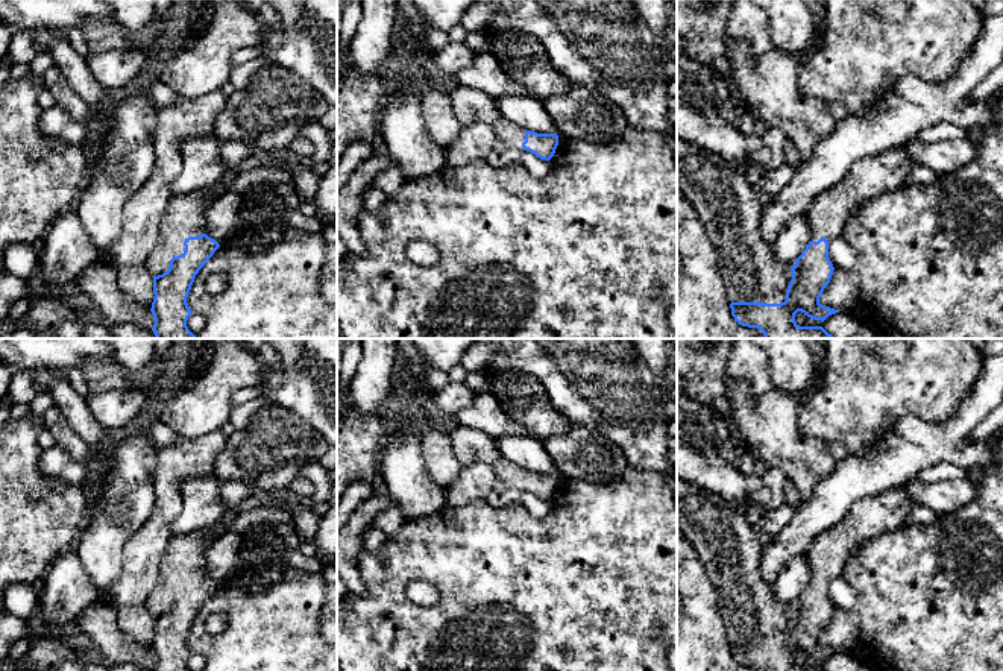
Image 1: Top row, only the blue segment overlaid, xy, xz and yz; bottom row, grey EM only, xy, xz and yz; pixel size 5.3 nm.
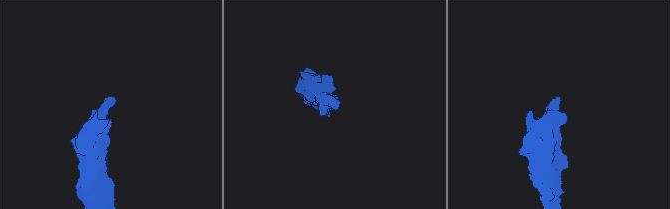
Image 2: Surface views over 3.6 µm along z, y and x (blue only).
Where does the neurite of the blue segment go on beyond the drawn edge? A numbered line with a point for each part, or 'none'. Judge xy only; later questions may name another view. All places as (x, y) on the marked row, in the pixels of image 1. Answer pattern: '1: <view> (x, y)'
1: xy (184, 217)

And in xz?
1: xz (509, 151)

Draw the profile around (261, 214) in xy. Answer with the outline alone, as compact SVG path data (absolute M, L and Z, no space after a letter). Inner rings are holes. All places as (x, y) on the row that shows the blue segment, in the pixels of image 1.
M269 184L241 191L240 225L232 237L253 252L279 241L288 228L284 217L288 208L275 187Z

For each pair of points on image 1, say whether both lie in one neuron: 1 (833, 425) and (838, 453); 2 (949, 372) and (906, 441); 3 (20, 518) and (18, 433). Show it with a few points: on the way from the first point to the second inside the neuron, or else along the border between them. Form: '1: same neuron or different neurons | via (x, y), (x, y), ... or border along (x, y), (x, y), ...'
1: different neurons | border along (827, 442), (841, 442), (848, 454)
2: different neurons | border along (955, 412), (946, 421), (911, 415), (897, 421)
3: same neuron | via (18, 497), (18, 454)

